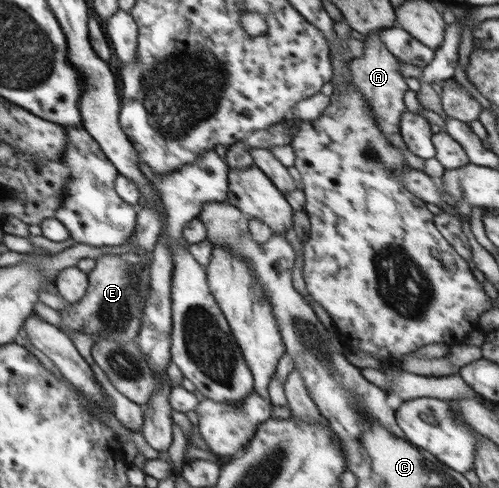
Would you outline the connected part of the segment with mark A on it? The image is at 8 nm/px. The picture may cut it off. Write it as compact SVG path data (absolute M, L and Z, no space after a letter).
M382 28L365 35L368 40L366 40L365 43L366 51L364 52L364 56L360 58L352 57L350 60L349 67L351 69L353 85L357 87L357 90L361 92L363 97L366 97L365 100L372 110L373 118L376 120L382 135L385 135L385 138L402 152L405 162L410 168L423 171L424 159L414 155L407 148L400 133L399 123L402 114L408 110L404 103L404 96L409 89L406 82L404 82L404 76L400 74L395 55L392 55L392 53L383 46L382 40L378 36L380 31L382 31Z

